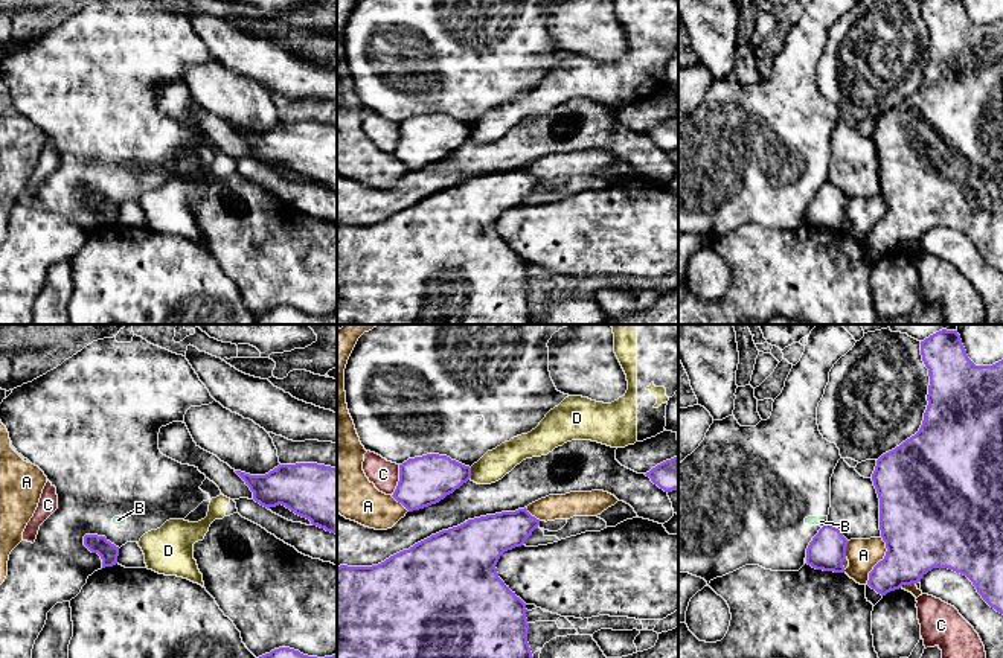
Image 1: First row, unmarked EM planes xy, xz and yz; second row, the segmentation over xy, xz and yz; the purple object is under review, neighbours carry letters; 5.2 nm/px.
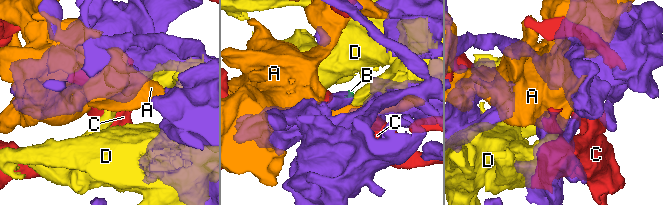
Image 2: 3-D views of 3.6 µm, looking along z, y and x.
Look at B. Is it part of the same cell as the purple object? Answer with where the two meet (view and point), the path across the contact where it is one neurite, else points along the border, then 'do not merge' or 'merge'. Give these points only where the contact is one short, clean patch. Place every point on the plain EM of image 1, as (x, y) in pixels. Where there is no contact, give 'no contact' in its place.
yz (825, 183) | along yz (826, 180), (822, 186) | do not merge

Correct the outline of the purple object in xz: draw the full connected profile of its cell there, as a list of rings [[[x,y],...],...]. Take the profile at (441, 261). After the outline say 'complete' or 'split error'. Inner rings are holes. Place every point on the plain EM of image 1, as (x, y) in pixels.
[[[526,166],[515,171],[486,174],[431,193],[378,224],[337,225],[337,324],[534,324],[527,302],[526,262],[498,236],[495,224],[505,210],[521,206],[538,184],[540,178],[532,175]]]; complete

